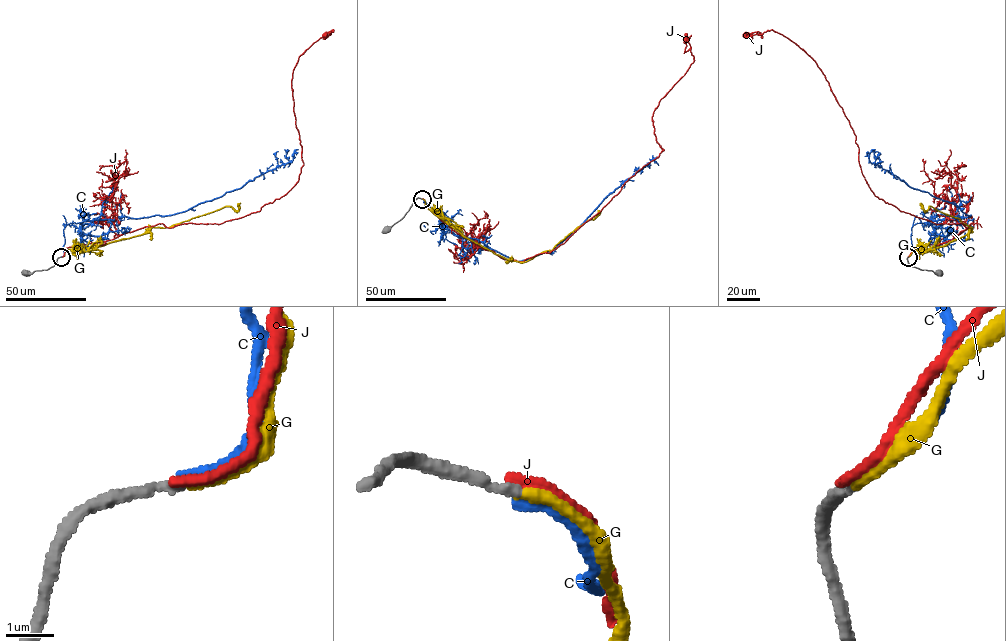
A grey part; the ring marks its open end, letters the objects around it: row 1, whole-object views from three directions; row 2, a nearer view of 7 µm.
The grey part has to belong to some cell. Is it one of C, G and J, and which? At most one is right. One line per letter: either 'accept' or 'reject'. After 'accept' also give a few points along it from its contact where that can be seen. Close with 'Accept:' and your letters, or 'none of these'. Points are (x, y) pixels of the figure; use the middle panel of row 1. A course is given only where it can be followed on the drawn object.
C: reject
G: accept; it runs (422, 199), (437, 216), (465, 236), (509, 260), (520, 262), (551, 250), (601, 211)
J: reject
Accept: G

